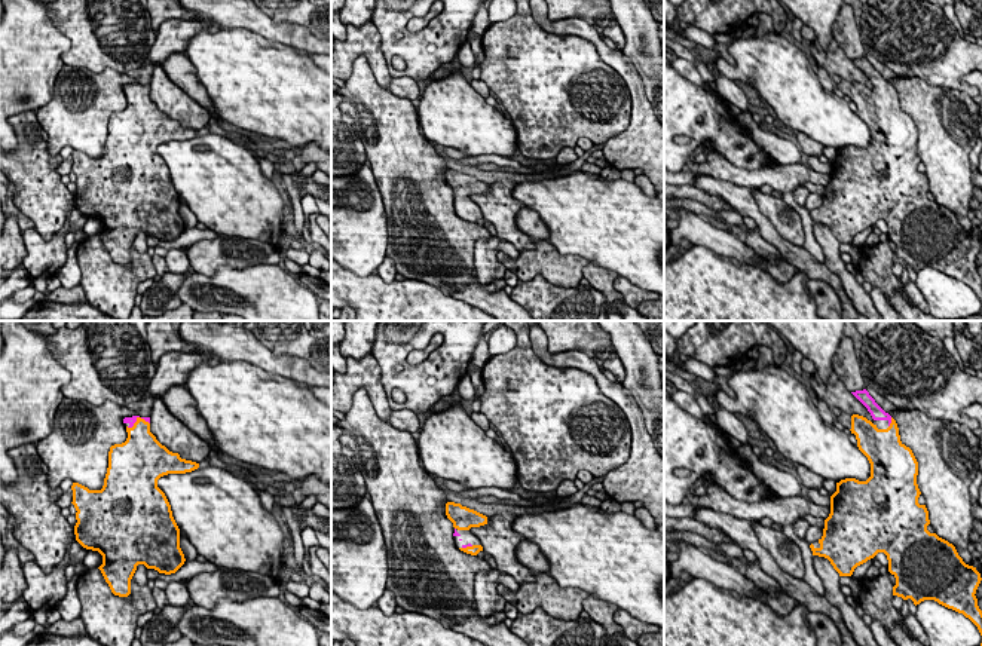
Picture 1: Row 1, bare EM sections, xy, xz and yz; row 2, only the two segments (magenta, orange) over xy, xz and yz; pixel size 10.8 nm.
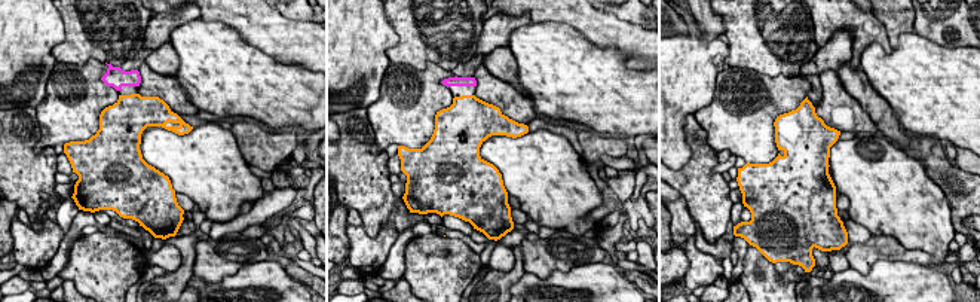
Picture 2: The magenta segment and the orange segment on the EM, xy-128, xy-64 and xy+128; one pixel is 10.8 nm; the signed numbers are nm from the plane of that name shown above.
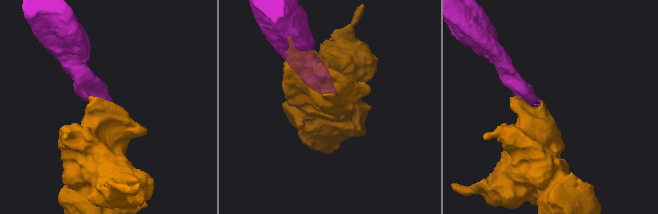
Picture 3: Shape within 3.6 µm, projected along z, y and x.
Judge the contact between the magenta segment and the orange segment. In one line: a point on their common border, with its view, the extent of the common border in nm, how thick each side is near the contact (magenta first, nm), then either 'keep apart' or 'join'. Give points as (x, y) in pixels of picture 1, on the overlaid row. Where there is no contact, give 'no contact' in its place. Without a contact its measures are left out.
contact yz (890, 422); length 120 nm; calibres 140 and 360 nm; join

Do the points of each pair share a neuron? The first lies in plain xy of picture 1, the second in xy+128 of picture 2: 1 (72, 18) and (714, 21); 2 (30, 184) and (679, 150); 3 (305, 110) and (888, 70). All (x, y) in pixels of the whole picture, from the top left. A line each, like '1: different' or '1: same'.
1: different
2: different
3: same

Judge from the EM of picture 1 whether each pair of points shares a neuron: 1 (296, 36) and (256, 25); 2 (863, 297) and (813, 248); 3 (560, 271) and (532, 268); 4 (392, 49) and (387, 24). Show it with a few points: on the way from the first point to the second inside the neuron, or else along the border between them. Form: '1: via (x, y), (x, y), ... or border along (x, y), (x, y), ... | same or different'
1: via (285, 34), (266, 27) | same
2: border along (814, 224), (813, 235), (825, 262) | different
3: via (553, 268), (540, 268) | same
4: via (389, 43), (387, 30) | same

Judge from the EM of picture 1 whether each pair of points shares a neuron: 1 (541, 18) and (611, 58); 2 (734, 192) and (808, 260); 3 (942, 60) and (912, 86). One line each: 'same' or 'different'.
1: same
2: same
3: different

